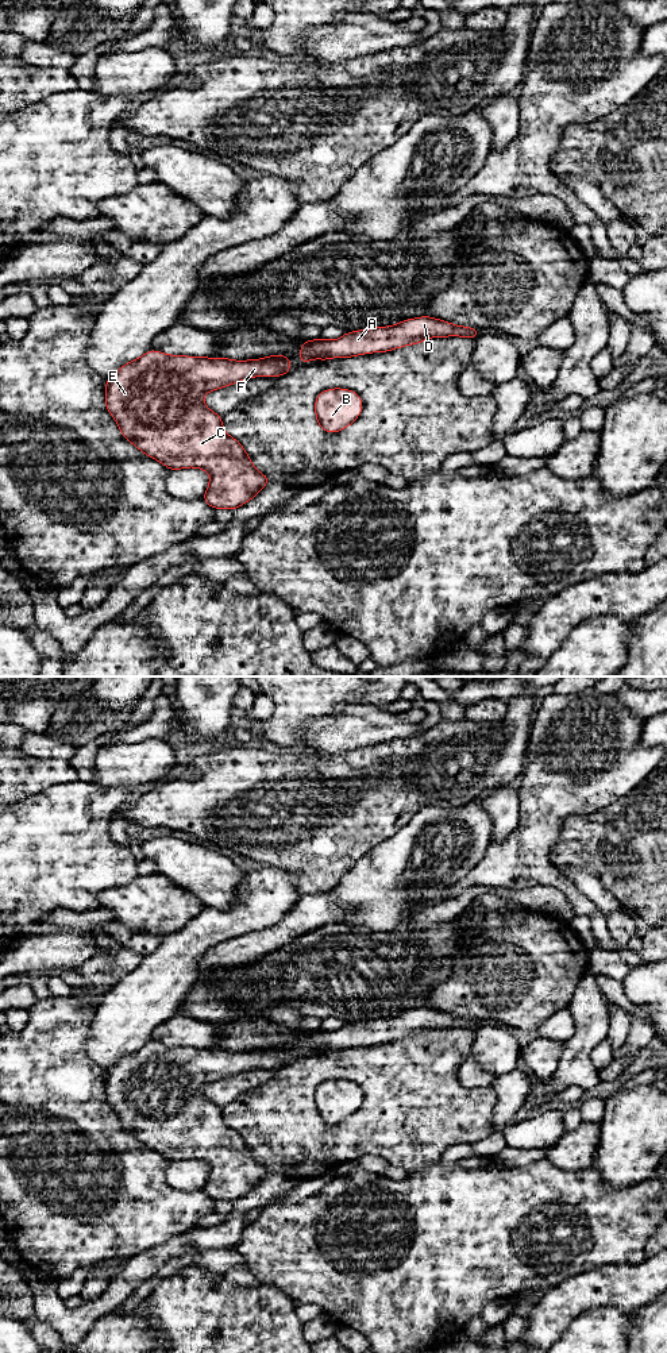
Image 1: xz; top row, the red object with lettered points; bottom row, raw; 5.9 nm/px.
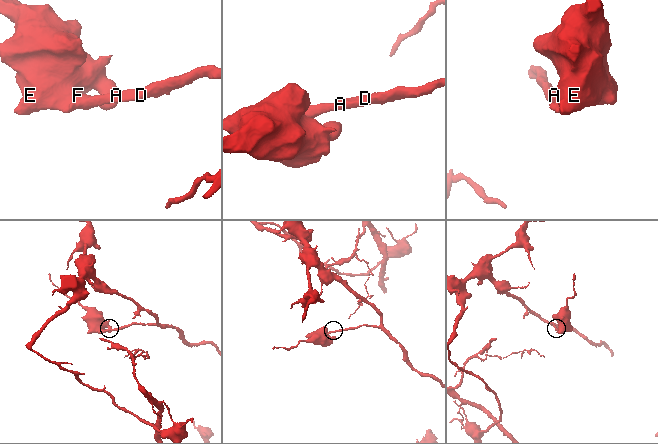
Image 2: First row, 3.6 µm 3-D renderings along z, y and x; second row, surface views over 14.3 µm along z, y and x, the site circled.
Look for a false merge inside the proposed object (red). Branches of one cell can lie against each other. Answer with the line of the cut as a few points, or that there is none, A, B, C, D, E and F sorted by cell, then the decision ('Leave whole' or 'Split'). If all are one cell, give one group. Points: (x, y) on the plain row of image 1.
No split. Groups: A B C D E F. Leave whole

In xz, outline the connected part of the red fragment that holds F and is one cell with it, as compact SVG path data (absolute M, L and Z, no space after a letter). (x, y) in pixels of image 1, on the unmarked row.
M150 1041L107 1069L105 1098L123 1129L147 1148L169 1161L205 1161L211 1171L203 1191L213 1200L234 1202L252 1191L271 1172L254 1159L243 1137L225 1125L221 1107L212 1103L203 1090L208 1083L252 1068L281 1068L290 1059L292 1053L286 1046L234 1052L220 1048L169 1046Z

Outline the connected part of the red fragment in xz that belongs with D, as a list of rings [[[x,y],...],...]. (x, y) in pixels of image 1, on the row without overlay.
[[[429,1007],[406,1010],[389,1018],[346,1024],[335,1032],[304,1032],[298,1044],[301,1055],[312,1051],[350,1049],[370,1044],[392,1042],[404,1037],[417,1036],[429,1029],[460,1028],[475,1030],[479,1021],[455,1017]]]

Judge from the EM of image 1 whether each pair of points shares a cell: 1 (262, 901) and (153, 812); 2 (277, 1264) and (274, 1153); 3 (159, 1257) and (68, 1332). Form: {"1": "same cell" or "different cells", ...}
{"1": "different cells", "2": "different cells", "3": "same cell"}

